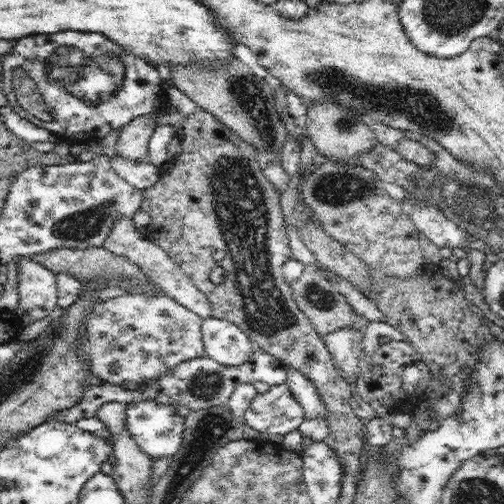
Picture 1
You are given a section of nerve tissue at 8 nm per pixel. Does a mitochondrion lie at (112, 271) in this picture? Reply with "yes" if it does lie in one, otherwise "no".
yes

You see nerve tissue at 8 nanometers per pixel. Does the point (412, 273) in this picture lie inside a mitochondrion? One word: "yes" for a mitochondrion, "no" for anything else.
no

